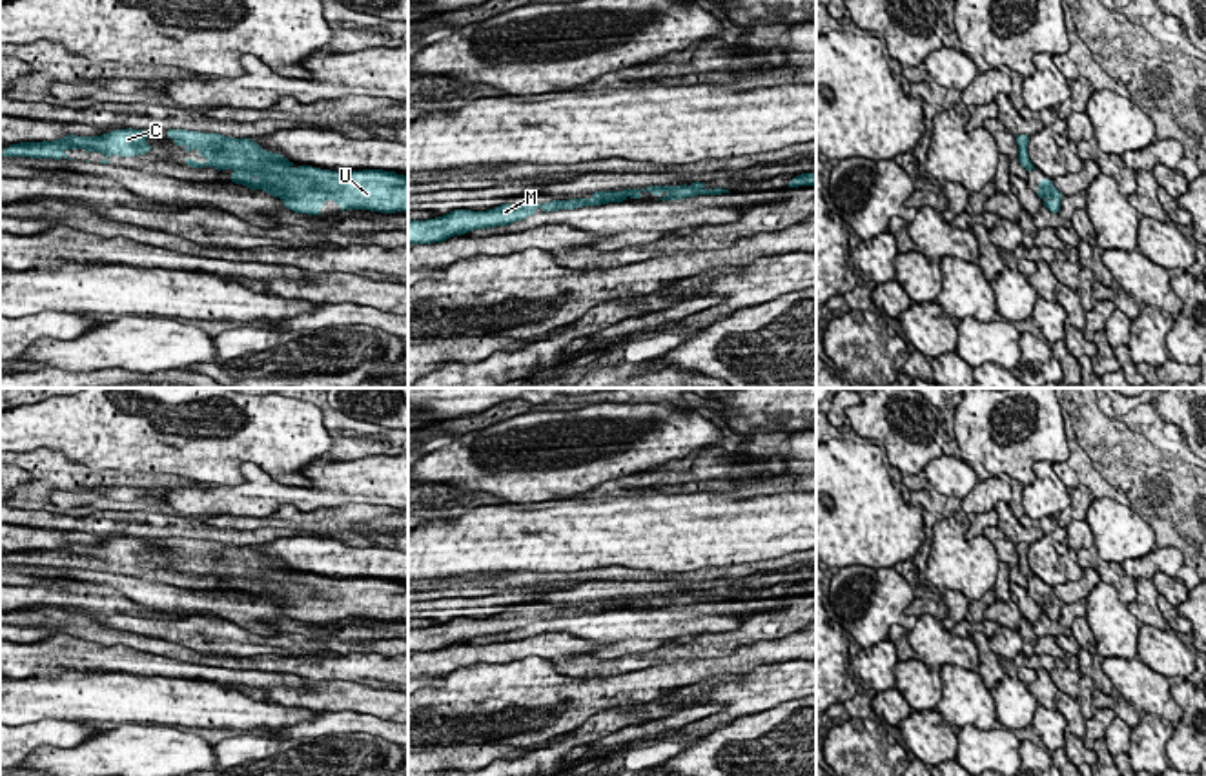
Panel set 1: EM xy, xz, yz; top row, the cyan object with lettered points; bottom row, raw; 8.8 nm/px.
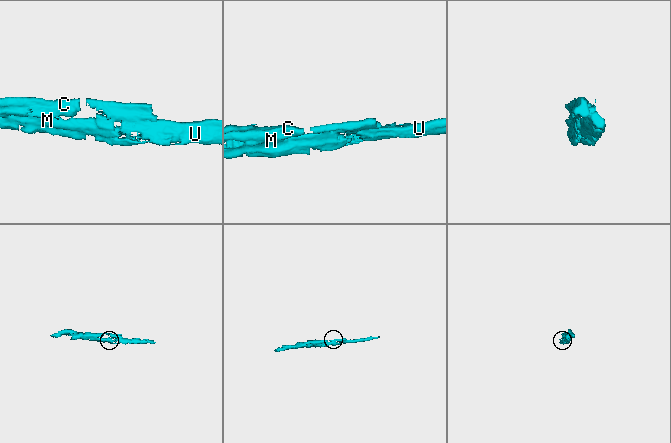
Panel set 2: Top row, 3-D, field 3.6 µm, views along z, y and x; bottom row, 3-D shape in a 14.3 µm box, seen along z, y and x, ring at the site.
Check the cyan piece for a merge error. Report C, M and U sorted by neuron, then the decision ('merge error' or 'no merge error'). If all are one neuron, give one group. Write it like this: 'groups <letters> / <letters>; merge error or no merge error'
groups C / M U; merge error

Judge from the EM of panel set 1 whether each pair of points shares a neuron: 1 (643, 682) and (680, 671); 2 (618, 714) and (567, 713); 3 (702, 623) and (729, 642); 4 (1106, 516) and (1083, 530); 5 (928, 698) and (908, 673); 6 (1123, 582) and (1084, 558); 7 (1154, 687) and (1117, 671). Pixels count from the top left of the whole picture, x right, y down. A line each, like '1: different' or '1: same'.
1: same
2: different
3: different
4: different
5: same
6: same
7: same

